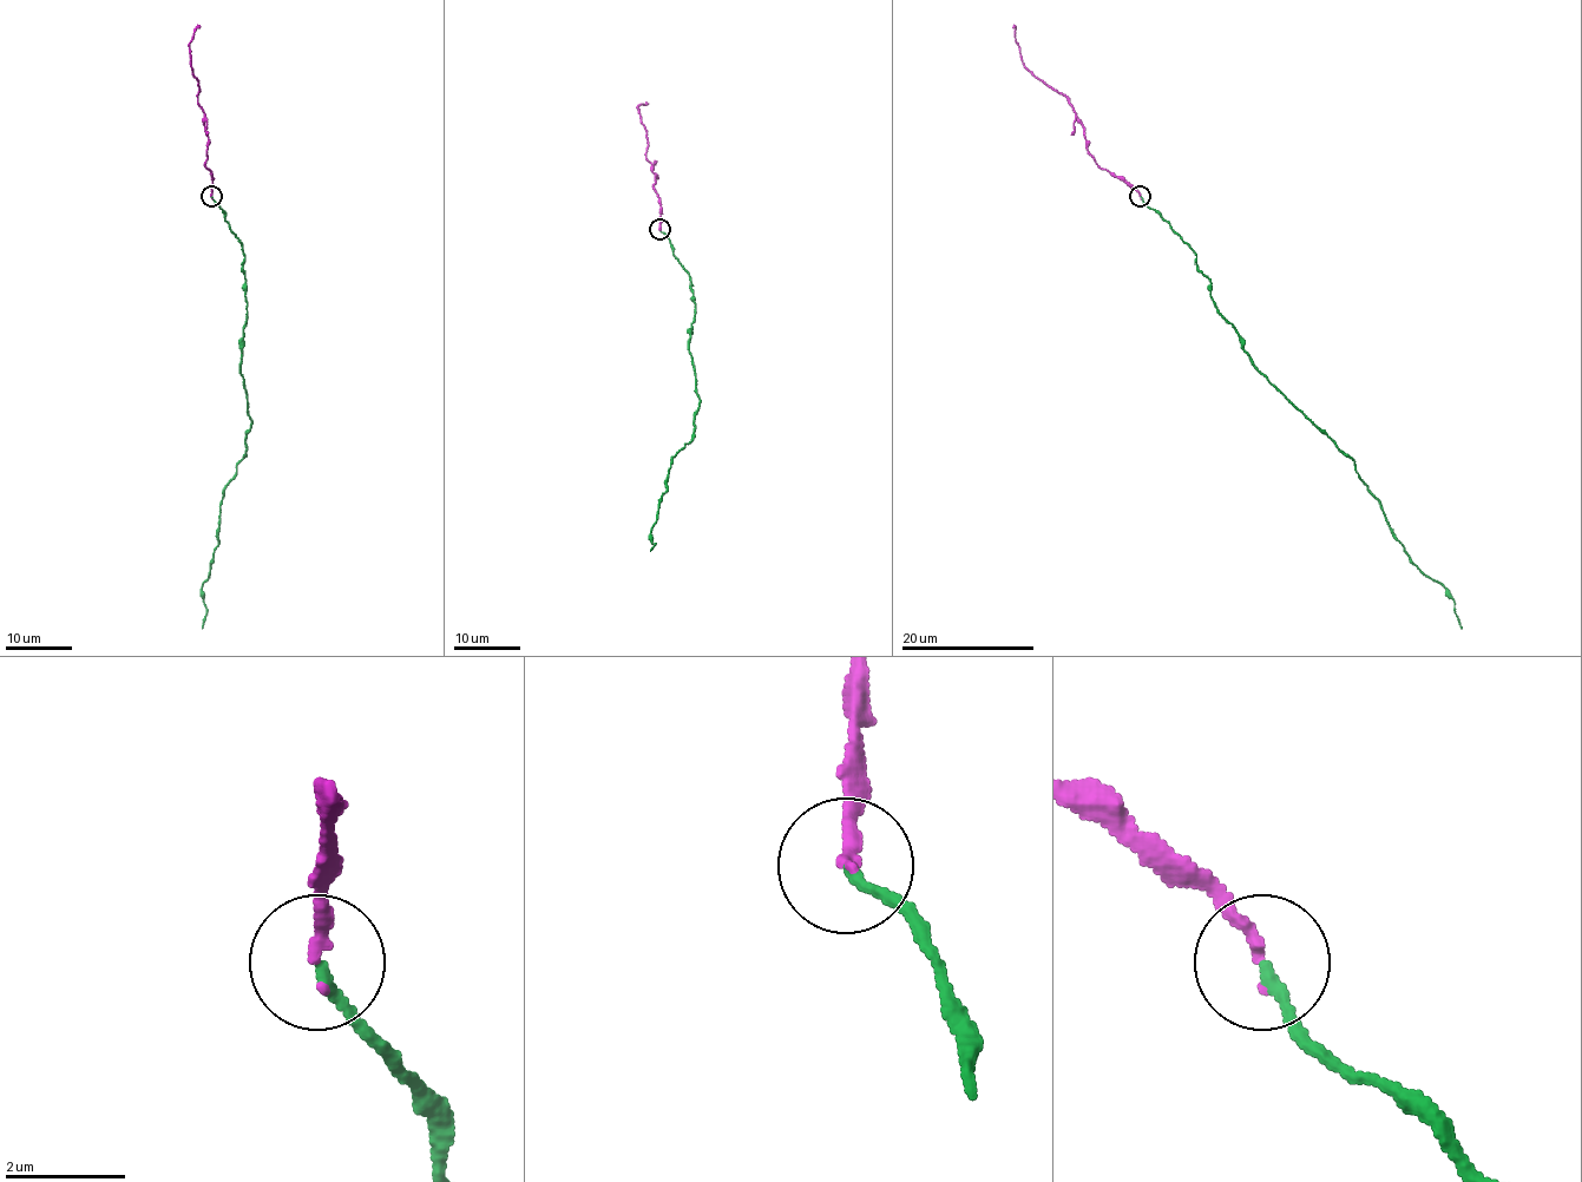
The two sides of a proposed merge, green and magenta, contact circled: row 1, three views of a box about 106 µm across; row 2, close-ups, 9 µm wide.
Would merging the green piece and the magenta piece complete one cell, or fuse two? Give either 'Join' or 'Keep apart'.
Join

